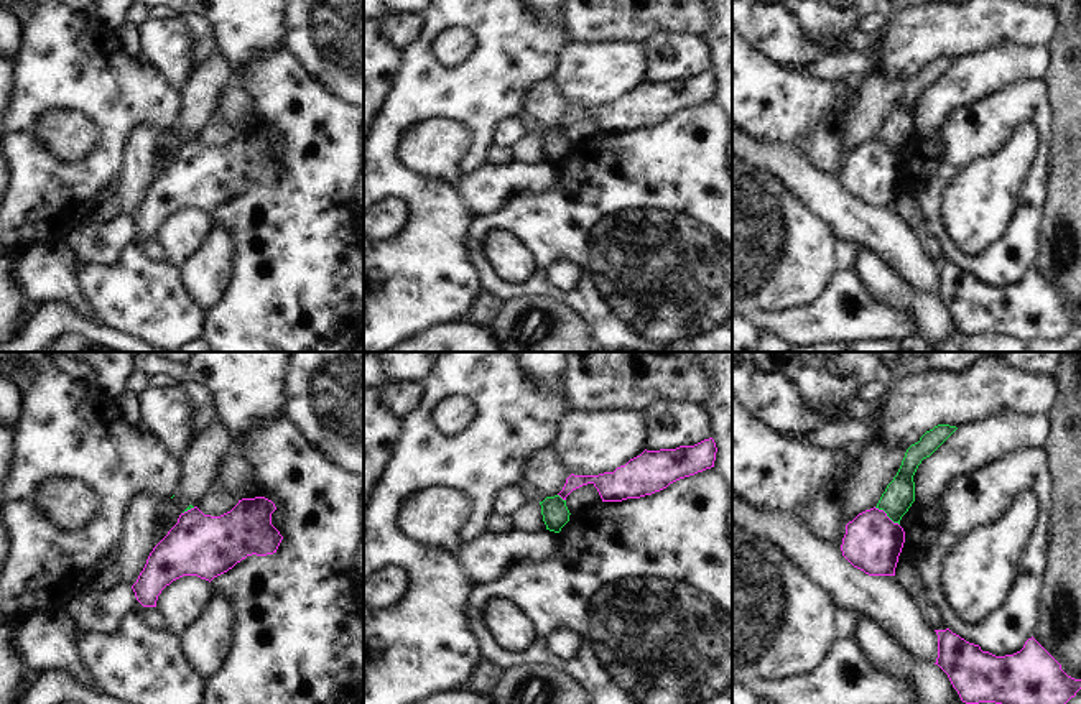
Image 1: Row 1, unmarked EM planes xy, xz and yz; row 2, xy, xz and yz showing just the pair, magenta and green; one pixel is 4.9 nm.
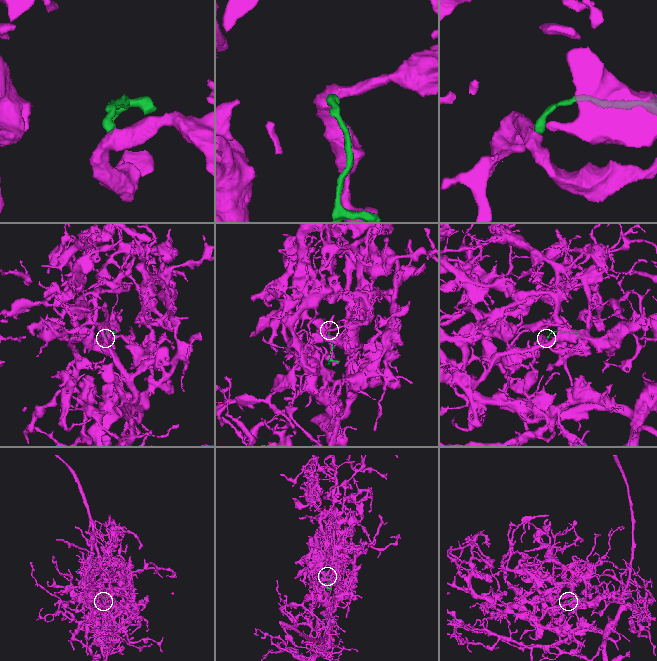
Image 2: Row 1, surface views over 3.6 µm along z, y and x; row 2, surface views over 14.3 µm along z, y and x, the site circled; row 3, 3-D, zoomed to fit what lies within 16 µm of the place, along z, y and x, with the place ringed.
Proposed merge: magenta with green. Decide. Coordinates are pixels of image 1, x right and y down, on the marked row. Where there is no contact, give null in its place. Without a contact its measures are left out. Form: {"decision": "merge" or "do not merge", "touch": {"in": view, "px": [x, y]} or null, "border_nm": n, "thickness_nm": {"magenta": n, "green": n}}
{"decision": "do not merge", "touch": {"in": "yz", "px": [886, 515]}, "border_nm": 160, "thickness_nm": {"magenta": 280, "green": 150}}

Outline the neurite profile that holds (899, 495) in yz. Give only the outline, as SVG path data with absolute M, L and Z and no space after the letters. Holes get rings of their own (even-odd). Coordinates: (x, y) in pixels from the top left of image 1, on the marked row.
M938 424L926 431L918 442L912 444L902 465L887 485L875 508L884 510L887 516L900 525L902 516L915 502L913 475L923 459L930 457L958 428L949 424Z

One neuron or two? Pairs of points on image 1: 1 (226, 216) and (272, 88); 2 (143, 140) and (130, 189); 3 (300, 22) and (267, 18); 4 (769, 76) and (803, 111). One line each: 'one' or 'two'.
1: one
2: one
3: two
4: one

